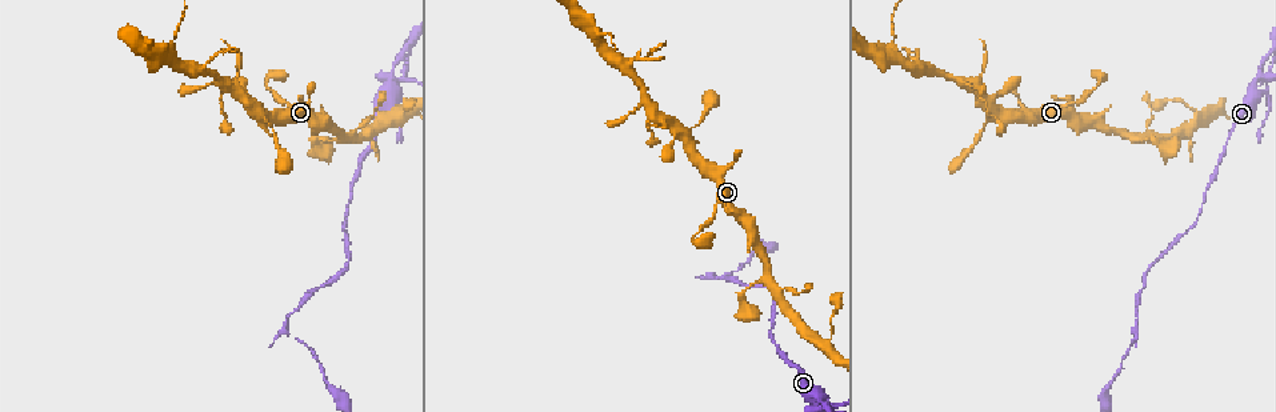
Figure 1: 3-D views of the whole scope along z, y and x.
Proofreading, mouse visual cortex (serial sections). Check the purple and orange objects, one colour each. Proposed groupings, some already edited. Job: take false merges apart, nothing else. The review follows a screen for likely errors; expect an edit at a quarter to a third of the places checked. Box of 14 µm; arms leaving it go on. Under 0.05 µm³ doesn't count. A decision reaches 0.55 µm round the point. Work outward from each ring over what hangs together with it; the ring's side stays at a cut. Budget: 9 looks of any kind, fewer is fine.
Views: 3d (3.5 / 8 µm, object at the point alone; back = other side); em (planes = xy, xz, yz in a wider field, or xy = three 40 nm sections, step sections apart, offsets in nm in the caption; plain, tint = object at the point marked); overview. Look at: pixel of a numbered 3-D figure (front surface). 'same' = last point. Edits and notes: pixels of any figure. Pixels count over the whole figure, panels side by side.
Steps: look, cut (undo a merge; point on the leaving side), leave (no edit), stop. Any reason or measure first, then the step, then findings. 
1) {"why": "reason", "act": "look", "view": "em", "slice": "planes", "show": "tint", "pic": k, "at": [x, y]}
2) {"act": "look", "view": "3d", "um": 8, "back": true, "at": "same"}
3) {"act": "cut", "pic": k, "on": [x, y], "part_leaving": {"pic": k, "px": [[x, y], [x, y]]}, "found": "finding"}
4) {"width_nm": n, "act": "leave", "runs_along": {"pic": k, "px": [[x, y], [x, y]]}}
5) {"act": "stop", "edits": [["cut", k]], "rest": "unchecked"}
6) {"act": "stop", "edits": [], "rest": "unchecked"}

{"why": "small branch off a trunk", "act": "look", "view": "3d", "um": 3.5, "back": true, "pic": 1, "at": [654, 115]}

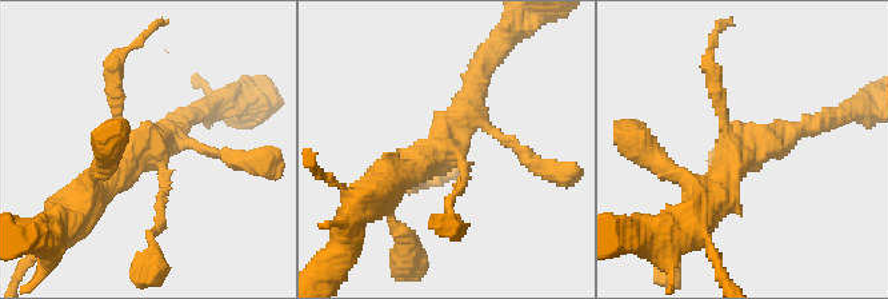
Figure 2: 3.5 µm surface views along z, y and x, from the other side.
{"act": "look", "view": "em", "slice": "xy", "step": 3, "show": "tint", "pic": 2, "at": [742, 149]}

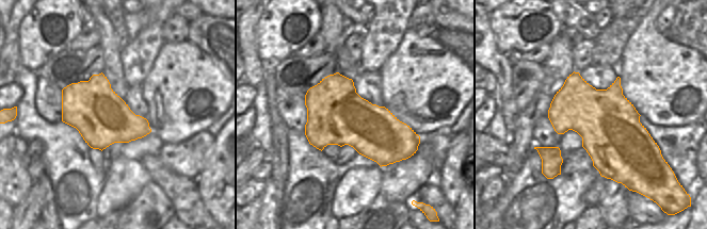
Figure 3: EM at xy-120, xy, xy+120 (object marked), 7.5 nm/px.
{"act": "leave", "found": "continuous, no second cell"}

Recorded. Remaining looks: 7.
{"why": "small branch off a trunk", "act": "look", "view": "3d", "um": 3.5, "pic": 1, "at": [598, 34]}

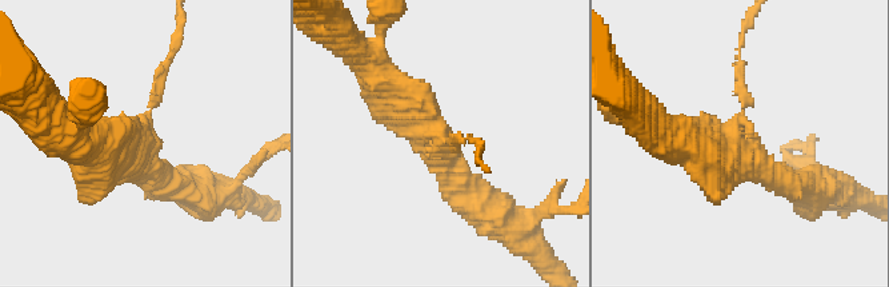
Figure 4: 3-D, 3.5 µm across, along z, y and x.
{"arms": 4, "arm_widths_nm": [150, 300, 350, 500], "why": "need the tissue", "act": "look", "view": "em", "slice": "xy", "step": 1, "show": "tint", "pic": 4, "at": [742, 155]}

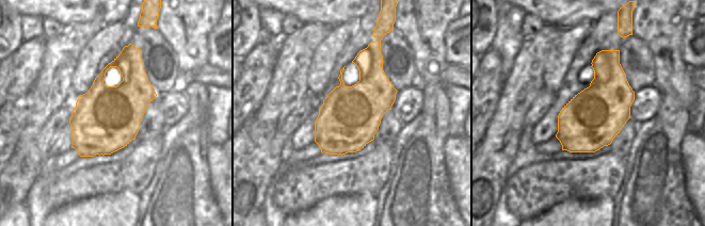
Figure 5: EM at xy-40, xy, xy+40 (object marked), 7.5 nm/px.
{"act": "leave", "runs_along": {"pic": 4, "px": [[480, 203], [455, 183], [377, 74]]}, "found": "all the same cell"}

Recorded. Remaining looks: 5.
{"why": "four arms meet", "act": "look", "view": "3d", "um": 3.5, "pic": 1, "at": [767, 279]}

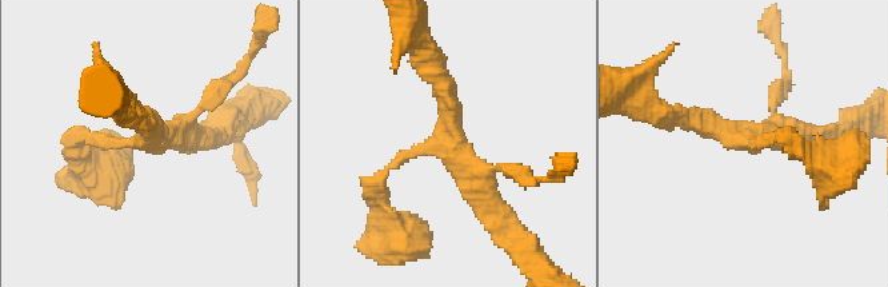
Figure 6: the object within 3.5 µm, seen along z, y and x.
{"arms": 4, "arm_widths_nm": [150, 150, 250, 300], "why": "now the EM", "act": "look", "view": "em", "slice": "xy", "step": 5, "show": "tint", "pic": 6, "at": [449, 140]}

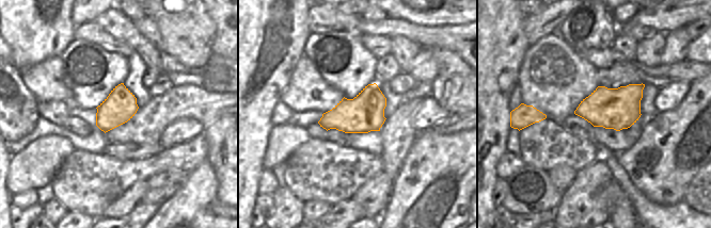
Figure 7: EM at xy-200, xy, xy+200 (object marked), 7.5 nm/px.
{"act": "leave", "runs_along": {"pic": 6, "px": [[431, 66], [455, 154], [500, 212]]}, "found": "one cell here"}

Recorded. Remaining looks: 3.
{"why": "sharp bend", "act": "look", "view": "3d", "um": 8, "pic": 1, "at": [714, 278]}

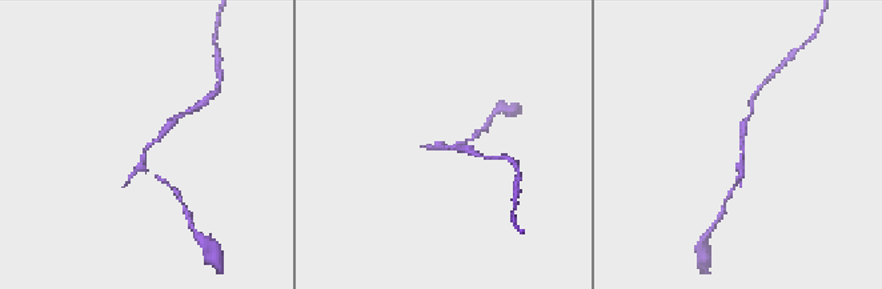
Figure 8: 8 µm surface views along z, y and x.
{"why": "zoom in", "act": "look", "view": "3d", "um": 3.5, "pic": 8, "at": [142, 158]}

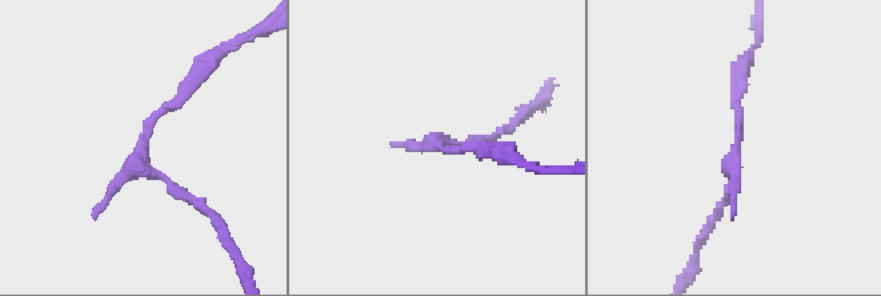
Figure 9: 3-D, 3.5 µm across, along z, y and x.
{"act": "look", "view": "em", "slice": "xy", "step": 2, "show": "tint", "pic": 9, "at": [741, 137]}

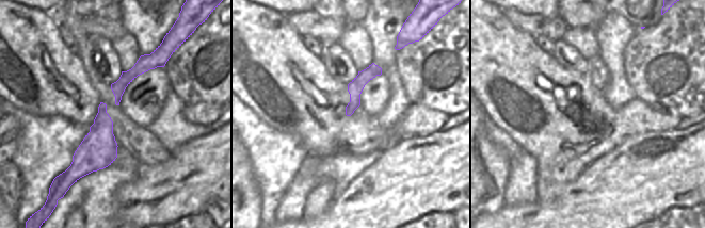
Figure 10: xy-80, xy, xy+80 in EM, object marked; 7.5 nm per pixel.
{"act": "leave", "runs_along": {"pic": 10, "px": [[374, 67], [355, 86], [348, 112]]}, "found": "one cell here"}

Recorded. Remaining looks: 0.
{"act": "stop", "edits": [], "rest": "unchecked"}

